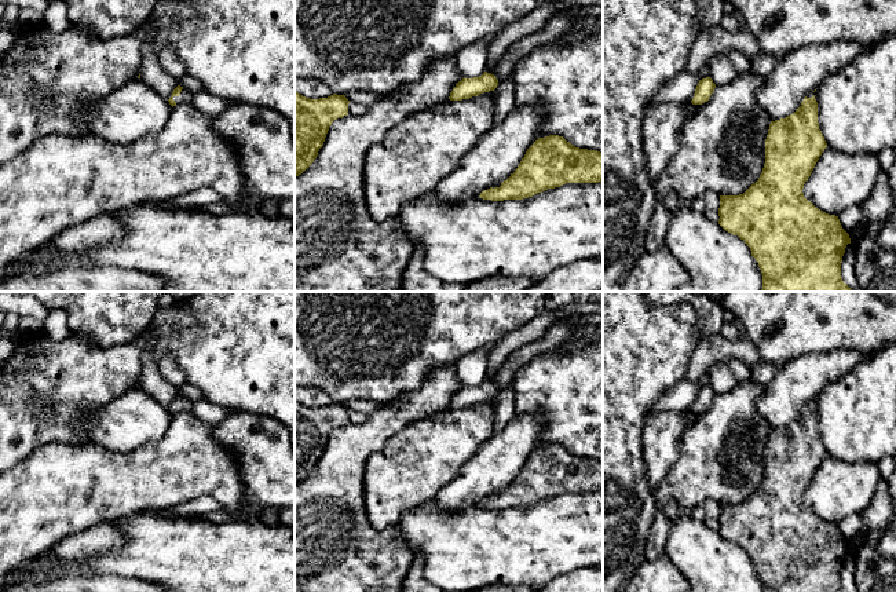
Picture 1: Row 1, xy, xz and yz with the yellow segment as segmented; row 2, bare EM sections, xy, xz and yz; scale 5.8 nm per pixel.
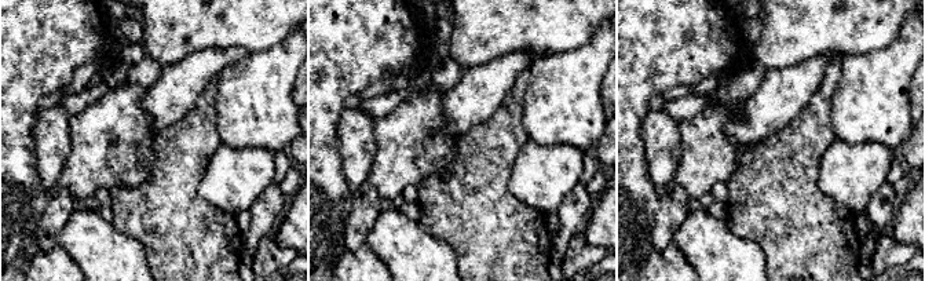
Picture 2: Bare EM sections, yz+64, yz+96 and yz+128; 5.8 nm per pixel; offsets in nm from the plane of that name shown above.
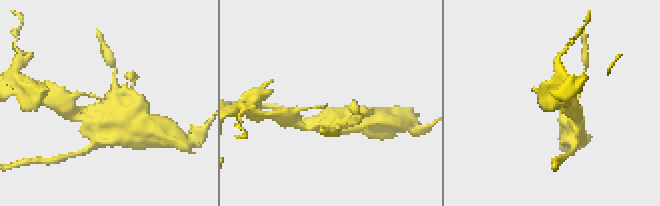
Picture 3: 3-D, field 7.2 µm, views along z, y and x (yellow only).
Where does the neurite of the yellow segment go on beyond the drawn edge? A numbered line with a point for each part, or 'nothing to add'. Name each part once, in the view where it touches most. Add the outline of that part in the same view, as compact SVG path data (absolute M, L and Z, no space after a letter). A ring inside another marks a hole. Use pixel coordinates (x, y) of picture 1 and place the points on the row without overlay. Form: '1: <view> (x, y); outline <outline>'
1: xy (186, 405); outline M183 397L179 405L173 405L173 409L176 410L176 413L179 413L179 412L191 412L193 402Z

